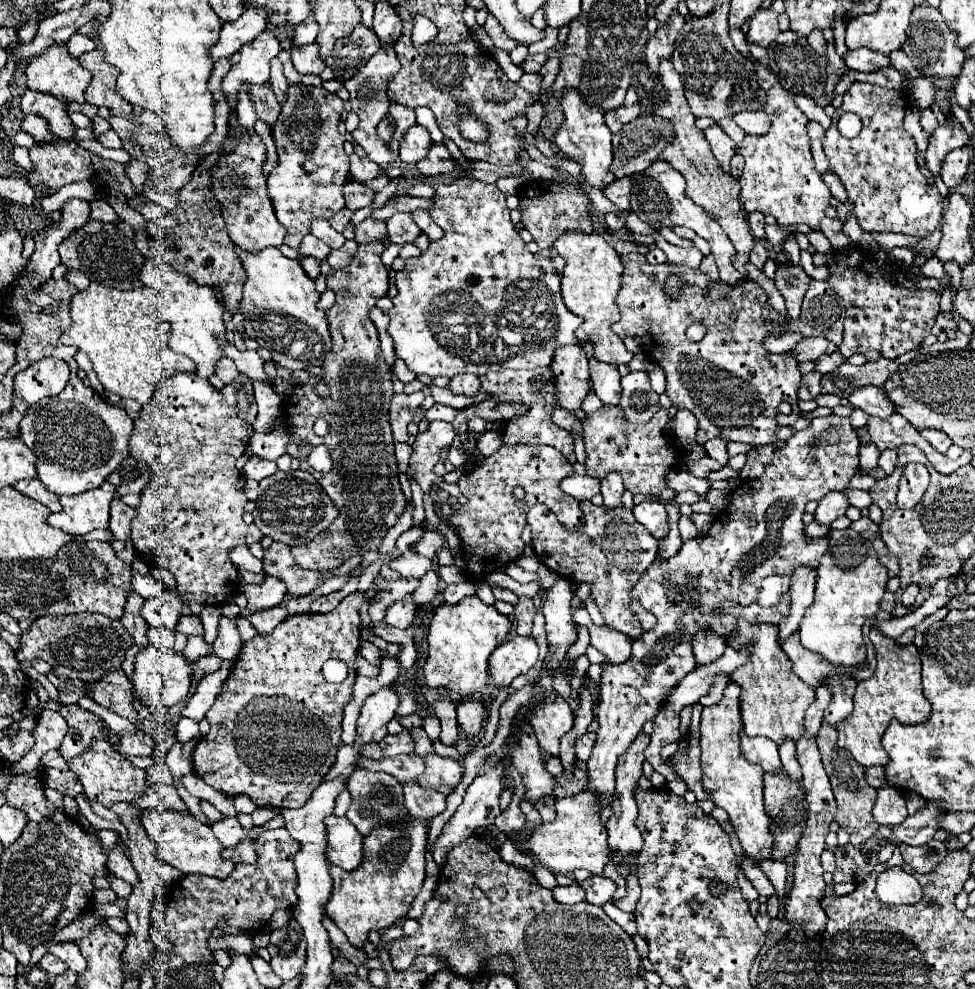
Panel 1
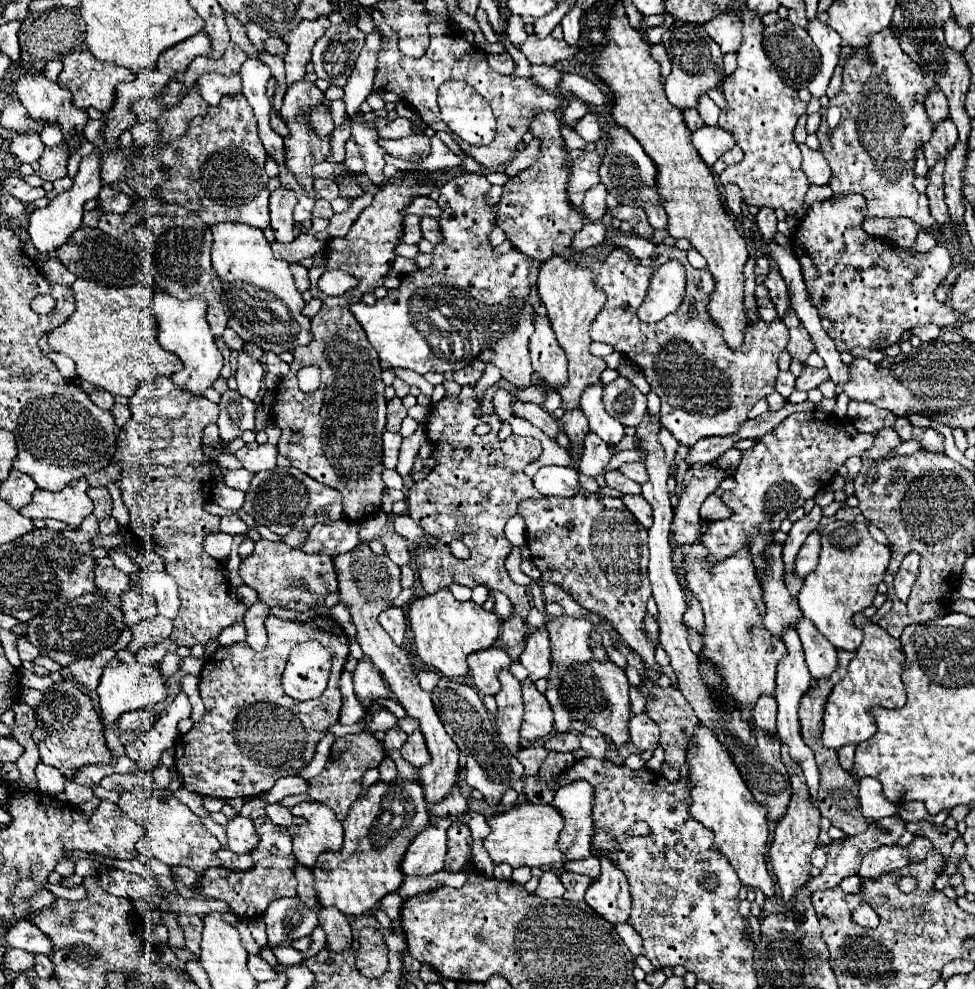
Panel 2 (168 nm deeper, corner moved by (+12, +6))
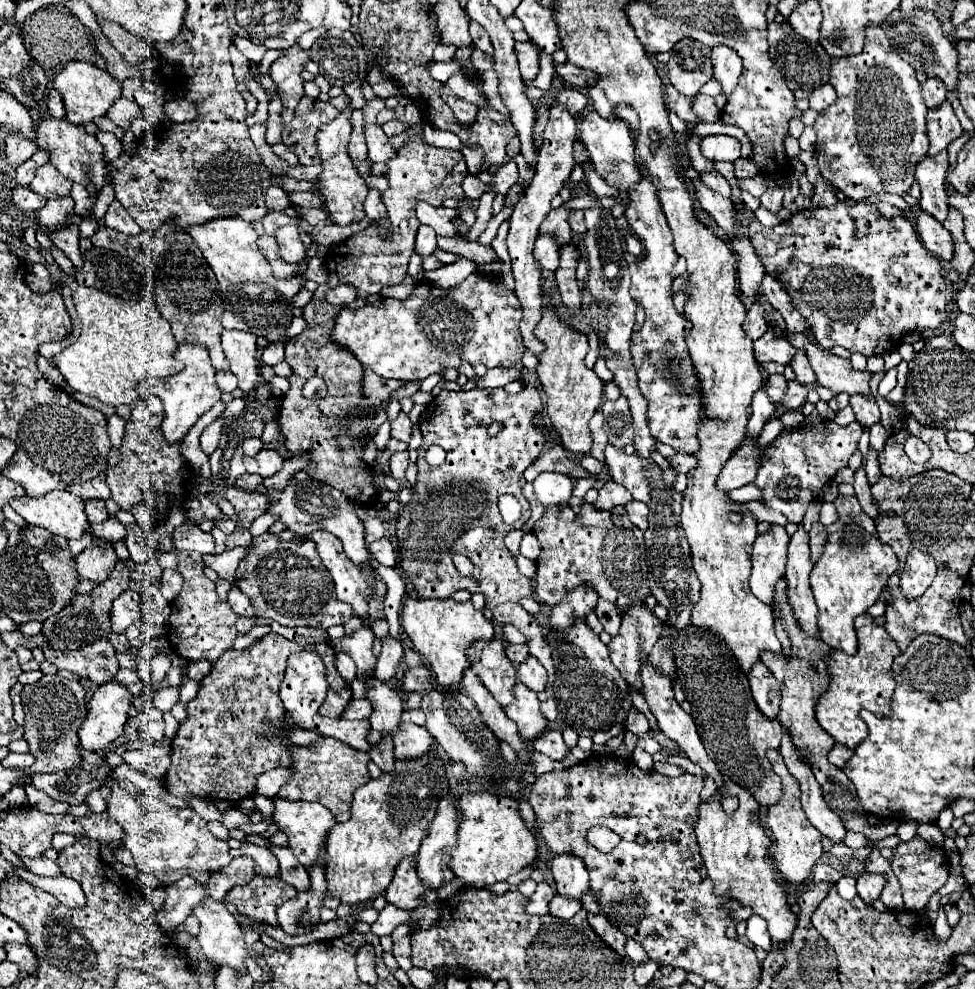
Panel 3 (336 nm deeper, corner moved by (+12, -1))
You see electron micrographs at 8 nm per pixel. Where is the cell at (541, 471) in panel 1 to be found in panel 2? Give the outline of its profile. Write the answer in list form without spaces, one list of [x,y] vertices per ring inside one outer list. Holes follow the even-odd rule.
[[[462,386],[460,394],[456,394],[456,396],[446,394],[440,402],[430,404],[426,430],[428,430],[428,440],[432,444],[430,456],[436,458],[436,466],[430,470],[430,474],[424,480],[416,482],[410,488],[410,492],[408,492],[408,514],[426,534],[434,536],[438,540],[438,544],[416,548],[416,558],[414,558],[416,560],[416,572],[418,572],[420,582],[428,594],[438,592],[440,588],[448,588],[452,582],[468,586],[468,588],[484,584],[488,590],[498,590],[510,598],[510,602],[514,604],[514,612],[520,614],[522,620],[526,622],[528,610],[530,610],[530,598],[528,598],[526,586],[516,584],[508,576],[508,570],[504,566],[504,562],[512,550],[512,544],[504,536],[504,526],[516,514],[518,504],[524,498],[542,498],[538,494],[538,490],[534,488],[532,478],[528,478],[524,474],[524,468],[540,456],[542,444],[536,438],[530,438],[530,436],[526,438],[526,436],[516,436],[516,434],[510,434],[506,440],[500,440],[498,432],[500,432],[502,420],[496,414],[478,416],[476,410],[478,410],[480,402],[482,402],[482,394],[478,396],[474,386]],[[482,422],[492,426],[492,432],[488,436],[476,436],[476,432],[474,432],[474,428]],[[452,540],[462,540],[470,548],[472,556],[468,560],[454,558],[450,552]]]

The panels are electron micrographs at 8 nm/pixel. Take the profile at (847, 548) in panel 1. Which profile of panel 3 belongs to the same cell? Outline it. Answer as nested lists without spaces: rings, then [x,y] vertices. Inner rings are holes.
[[[858,525],[854,533],[846,533],[844,529],[828,537],[824,553],[810,573],[810,585],[818,605],[818,625],[824,643],[848,655],[858,651],[854,617],[866,613],[876,603],[880,591],[886,587],[886,581],[896,571],[896,567],[898,559],[892,547],[884,545],[876,535],[864,531]]]

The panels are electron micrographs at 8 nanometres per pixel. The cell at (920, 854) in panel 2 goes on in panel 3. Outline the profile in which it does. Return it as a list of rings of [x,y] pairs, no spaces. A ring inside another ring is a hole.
[[[916,835],[914,839],[900,843],[894,851],[892,857],[892,869],[894,875],[900,881],[902,887],[902,895],[904,895],[904,905],[910,911],[922,911],[928,903],[928,899],[946,883],[948,879],[948,861],[946,861],[946,853],[942,847],[932,847],[928,845],[920,835]]]

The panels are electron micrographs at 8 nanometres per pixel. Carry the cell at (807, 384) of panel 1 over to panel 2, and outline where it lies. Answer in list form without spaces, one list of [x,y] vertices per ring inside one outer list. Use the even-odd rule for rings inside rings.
[[[780,372],[776,378],[776,392],[780,392],[784,398],[788,398],[794,392],[794,374],[788,372]]]

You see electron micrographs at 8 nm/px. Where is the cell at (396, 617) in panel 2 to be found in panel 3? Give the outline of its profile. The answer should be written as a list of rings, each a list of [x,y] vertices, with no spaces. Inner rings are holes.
[[[386,637],[382,639],[382,653],[378,657],[376,663],[376,679],[380,681],[390,681],[396,675],[396,669],[402,661],[404,649],[402,649],[402,641],[396,637]]]

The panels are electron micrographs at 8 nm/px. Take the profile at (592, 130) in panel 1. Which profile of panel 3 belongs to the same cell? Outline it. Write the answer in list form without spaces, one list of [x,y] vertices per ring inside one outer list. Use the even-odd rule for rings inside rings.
[[[534,41],[526,43],[516,43],[516,55],[518,55],[518,65],[520,65],[520,75],[524,81],[532,81],[538,75],[540,63],[538,63],[538,45]]]

